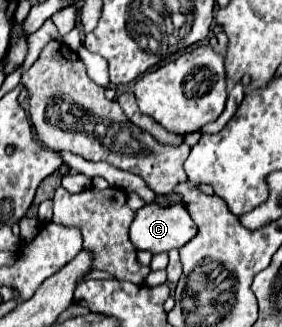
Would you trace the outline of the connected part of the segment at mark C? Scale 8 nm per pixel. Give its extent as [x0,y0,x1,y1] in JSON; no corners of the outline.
[131,204,197,254]

